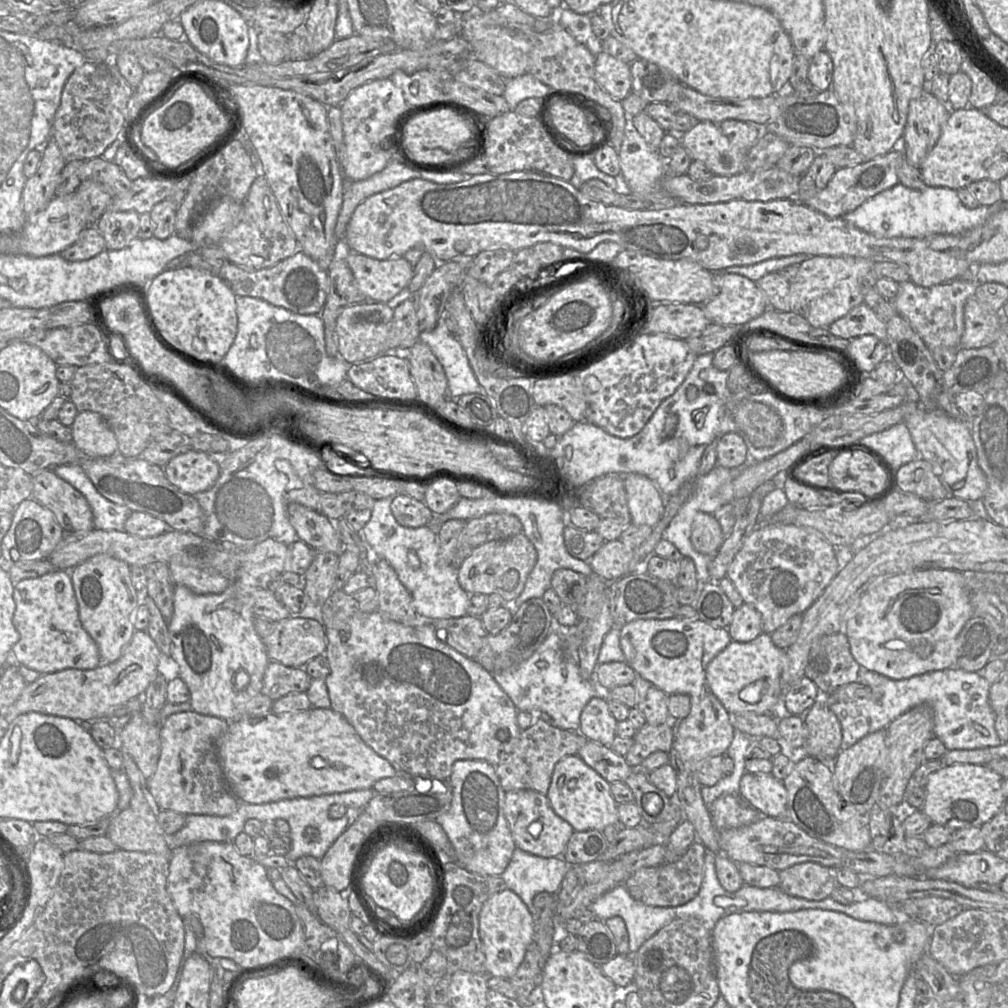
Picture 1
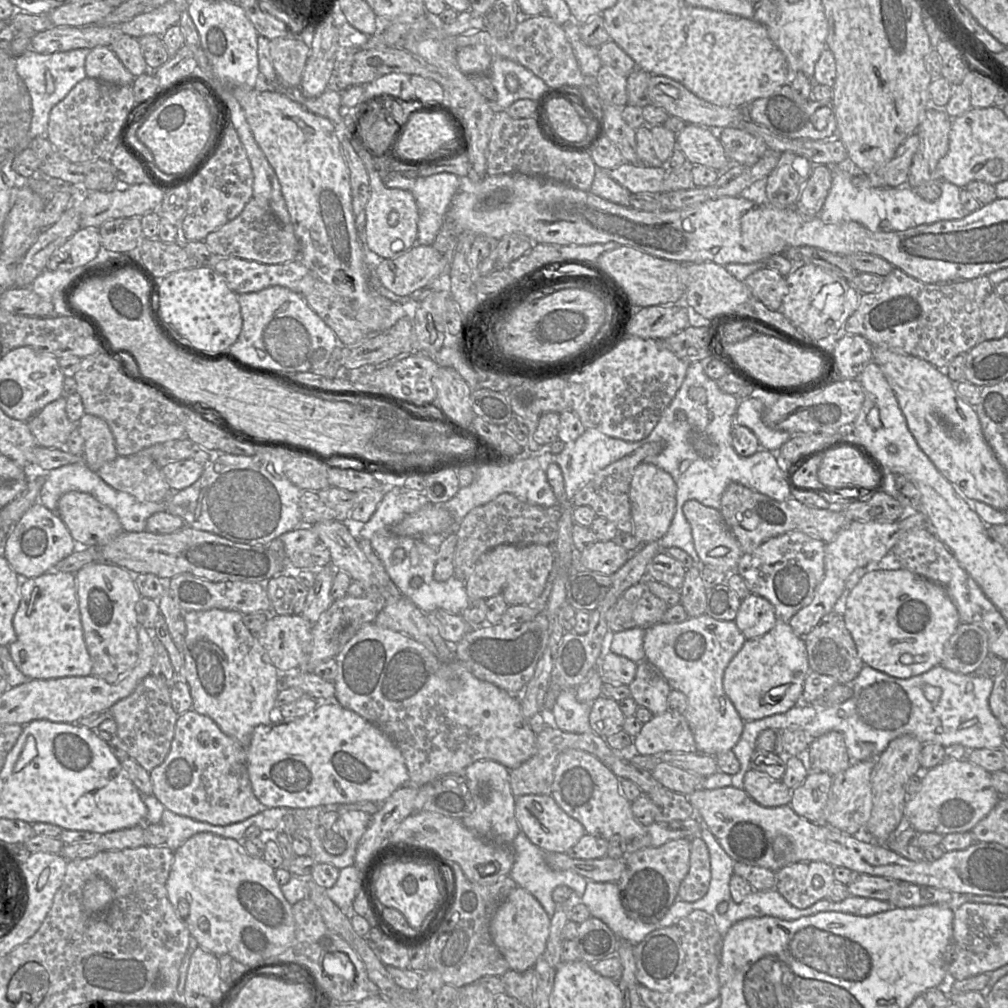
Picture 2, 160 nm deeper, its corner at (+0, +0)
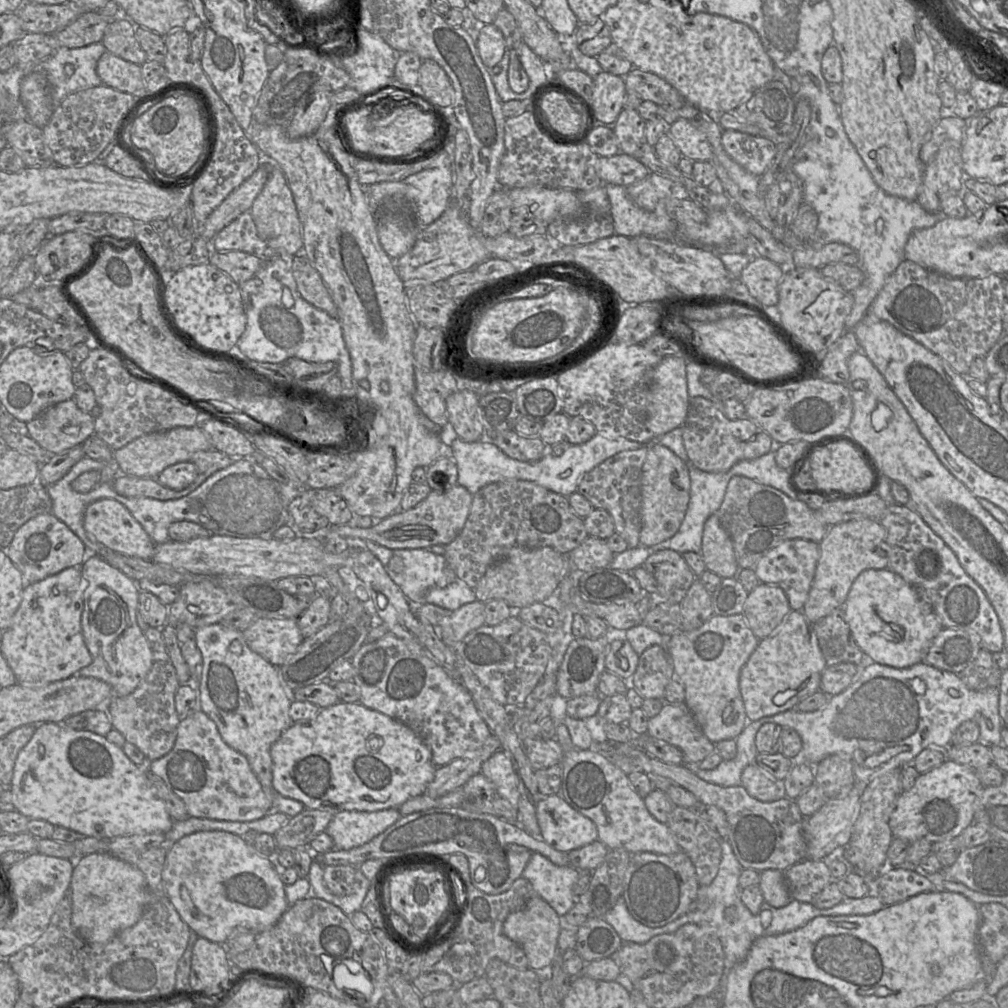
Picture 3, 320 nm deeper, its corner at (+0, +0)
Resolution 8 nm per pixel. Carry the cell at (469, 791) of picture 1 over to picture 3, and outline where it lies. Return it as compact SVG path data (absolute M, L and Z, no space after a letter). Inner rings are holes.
M503 750L495 752L482 764L480 773L495 785L503 799L506 799L513 808L518 809L517 776L507 753Z

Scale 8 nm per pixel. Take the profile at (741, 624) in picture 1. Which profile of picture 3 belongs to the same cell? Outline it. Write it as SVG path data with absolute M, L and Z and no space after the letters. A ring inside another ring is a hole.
M759 583L748 593L742 614L753 634L762 640L780 627L790 611L792 609L782 588Z

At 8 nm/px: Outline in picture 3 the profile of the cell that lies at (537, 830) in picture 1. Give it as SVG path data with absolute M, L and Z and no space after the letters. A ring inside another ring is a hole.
M560 795L540 799L536 806L540 838L562 853L598 840L595 823L573 809Z

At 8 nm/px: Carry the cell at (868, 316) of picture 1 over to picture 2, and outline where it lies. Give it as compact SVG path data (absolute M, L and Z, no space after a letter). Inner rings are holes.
M894 268L877 292L860 295L856 311L843 325L843 333L861 335L873 346L909 354L945 370L954 357L984 341L981 309L994 286L986 275L948 283L923 283Z

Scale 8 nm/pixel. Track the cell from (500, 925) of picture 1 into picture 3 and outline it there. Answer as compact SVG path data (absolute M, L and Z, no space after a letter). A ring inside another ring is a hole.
M535 896L522 909L507 916L503 933L522 947L529 968L540 973L546 966L551 966L556 958L558 938L563 926L562 917L540 896Z

